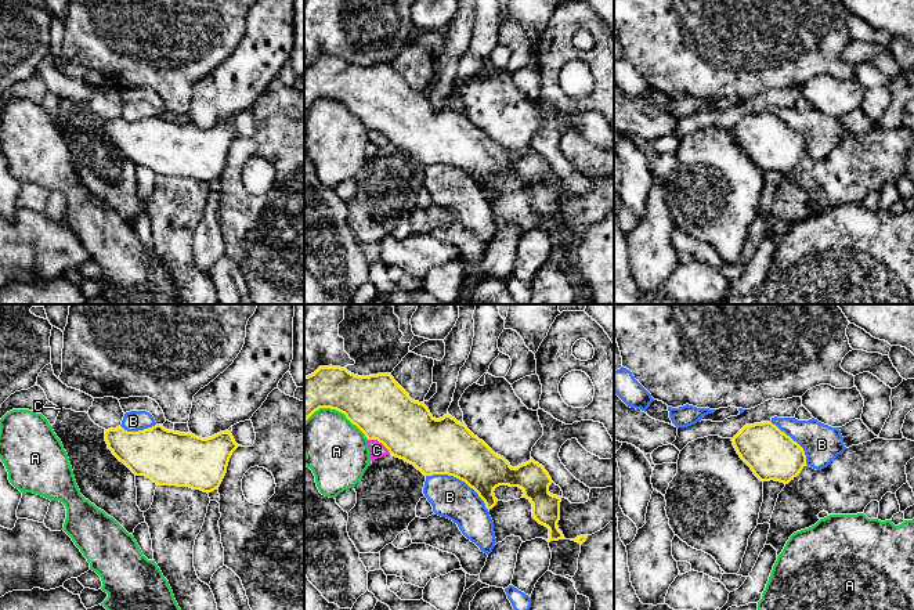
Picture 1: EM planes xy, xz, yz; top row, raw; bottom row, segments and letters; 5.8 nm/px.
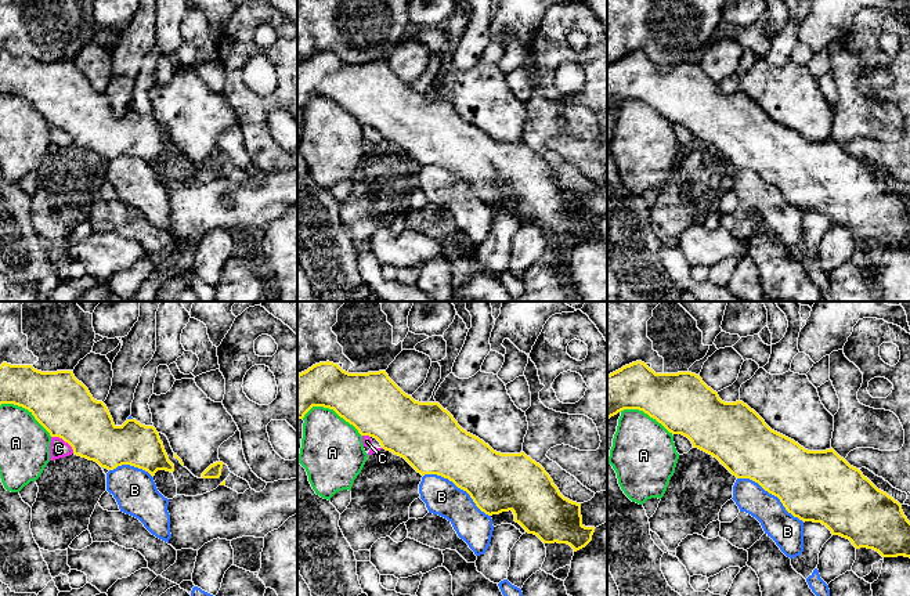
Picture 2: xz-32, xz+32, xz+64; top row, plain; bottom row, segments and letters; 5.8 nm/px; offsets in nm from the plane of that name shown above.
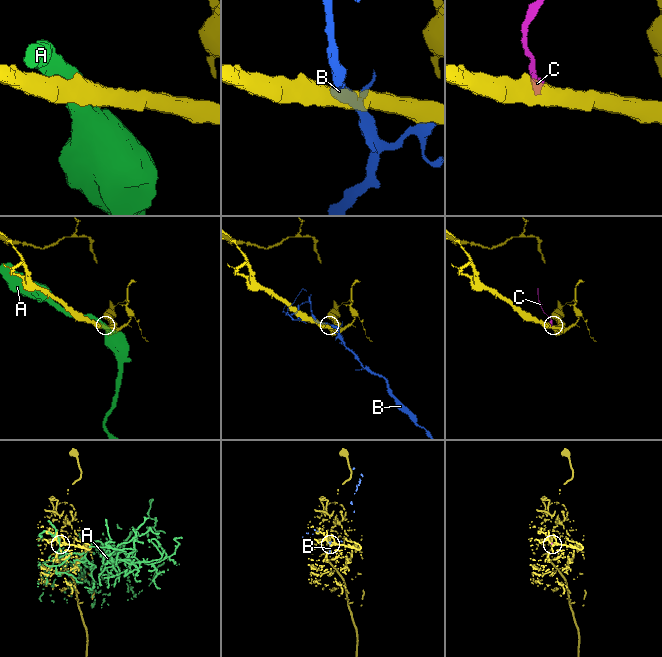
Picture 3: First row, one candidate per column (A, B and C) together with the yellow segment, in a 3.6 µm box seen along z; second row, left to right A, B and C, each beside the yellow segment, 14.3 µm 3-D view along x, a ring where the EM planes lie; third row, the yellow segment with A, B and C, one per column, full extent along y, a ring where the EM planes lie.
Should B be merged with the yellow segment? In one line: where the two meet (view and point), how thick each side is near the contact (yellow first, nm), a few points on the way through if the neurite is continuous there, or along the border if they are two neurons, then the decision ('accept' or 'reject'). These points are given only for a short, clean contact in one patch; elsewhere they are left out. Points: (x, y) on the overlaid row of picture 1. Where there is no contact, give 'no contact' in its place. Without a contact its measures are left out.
xz (459, 479) | 320/240 nm | reject

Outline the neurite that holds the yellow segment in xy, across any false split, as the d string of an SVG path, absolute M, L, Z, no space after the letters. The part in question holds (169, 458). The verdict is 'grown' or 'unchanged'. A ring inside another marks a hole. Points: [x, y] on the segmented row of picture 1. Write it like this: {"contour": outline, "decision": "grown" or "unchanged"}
{"contour": "M162 425L127 432L122 426L105 430L105 441L112 454L136 476L145 476L156 486L177 486L212 492L218 490L232 452L239 447L231 432L220 432L202 438L191 432L167 430Z", "decision": "unchanged"}

